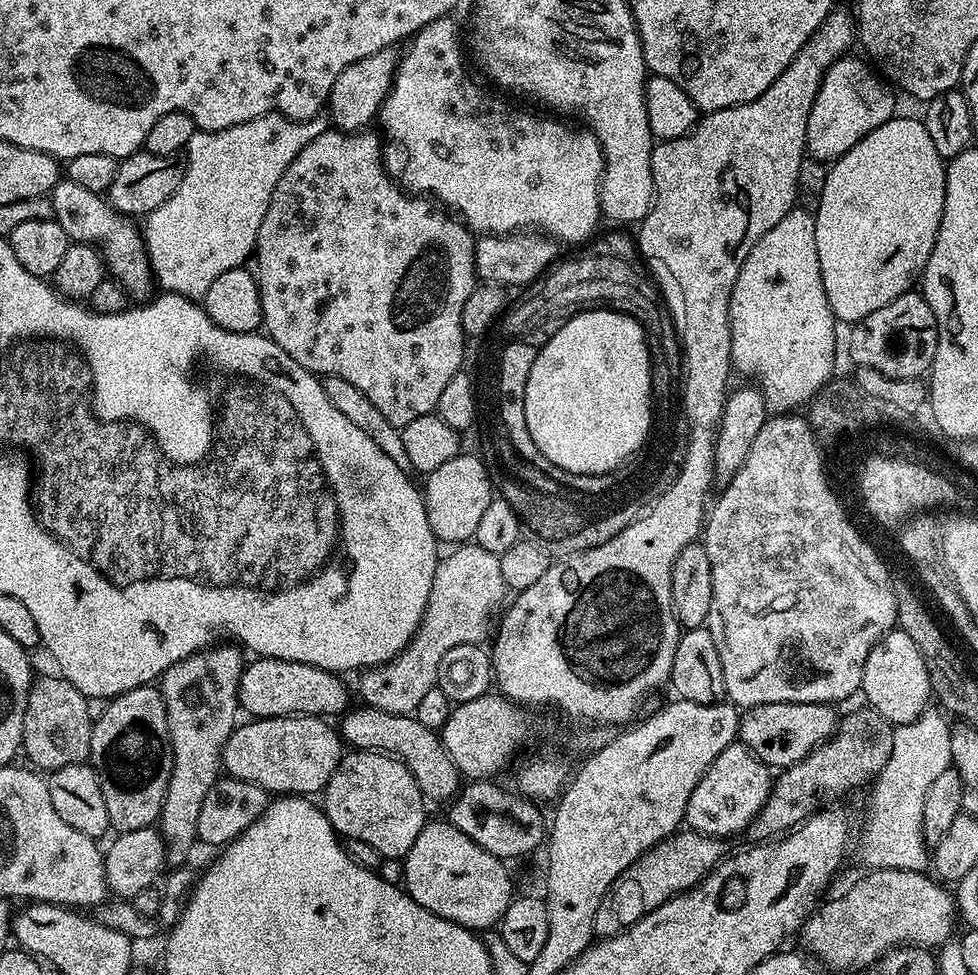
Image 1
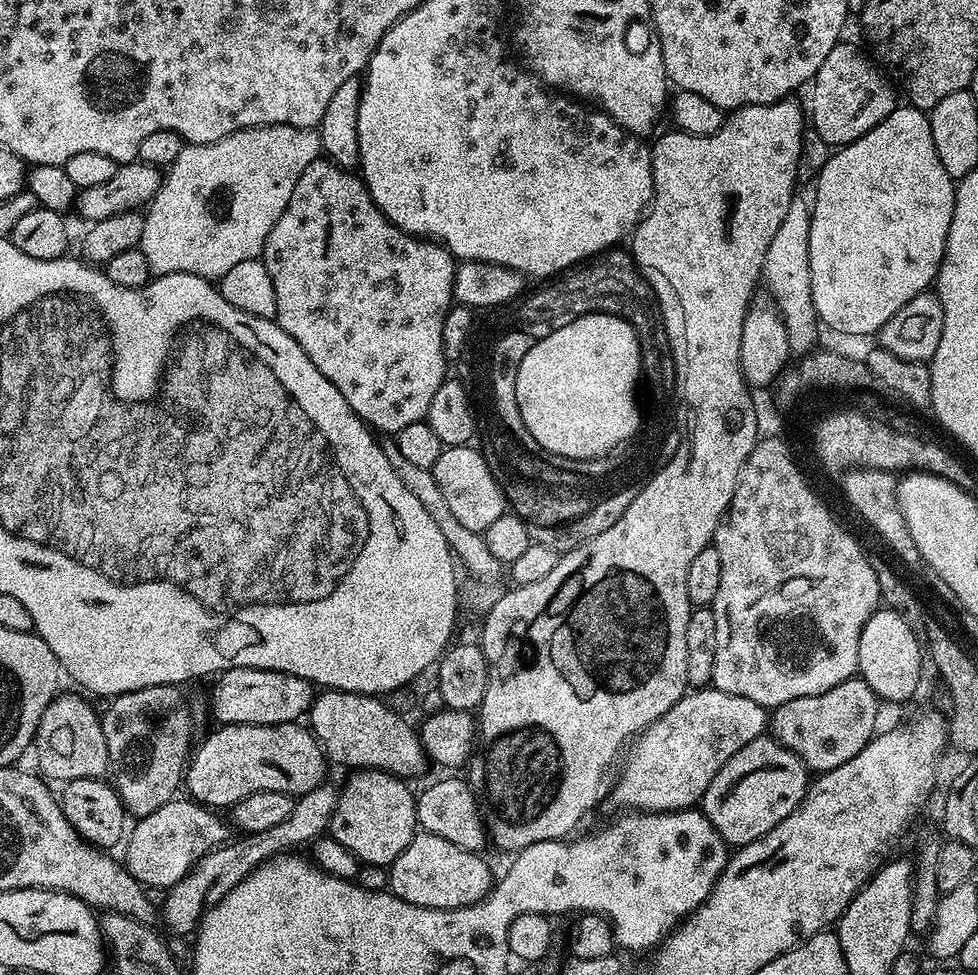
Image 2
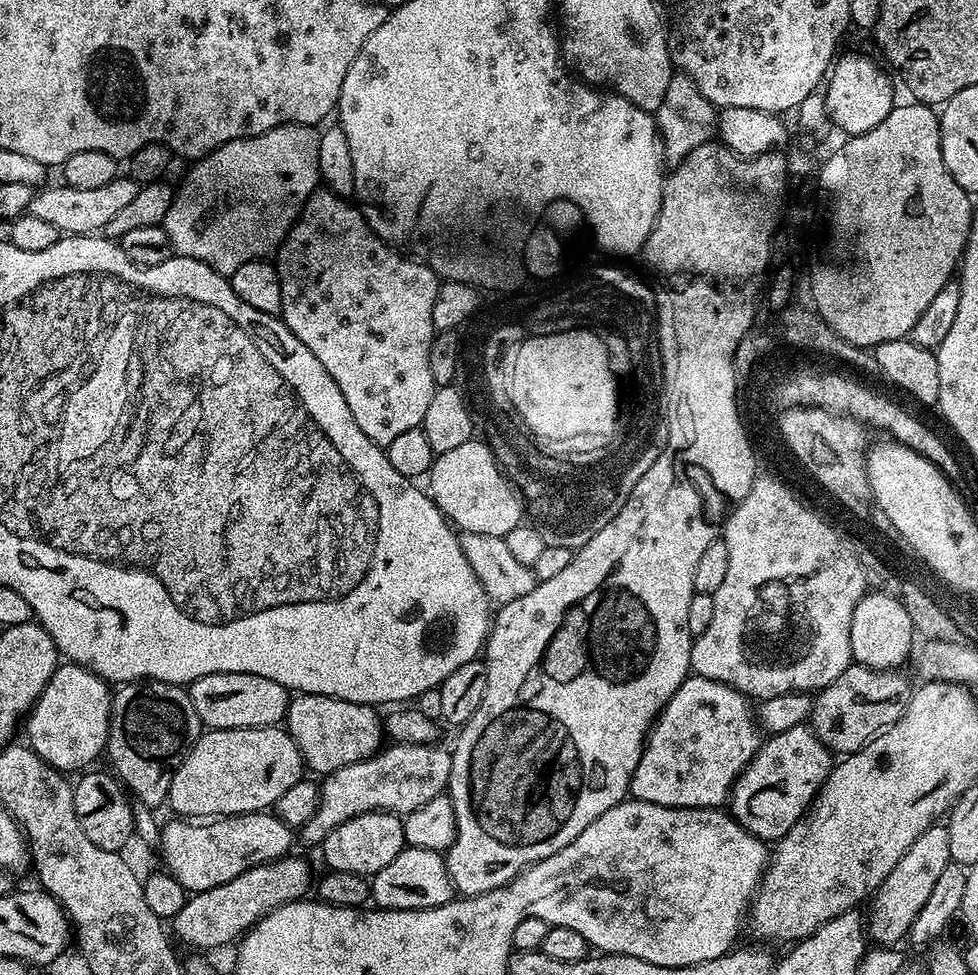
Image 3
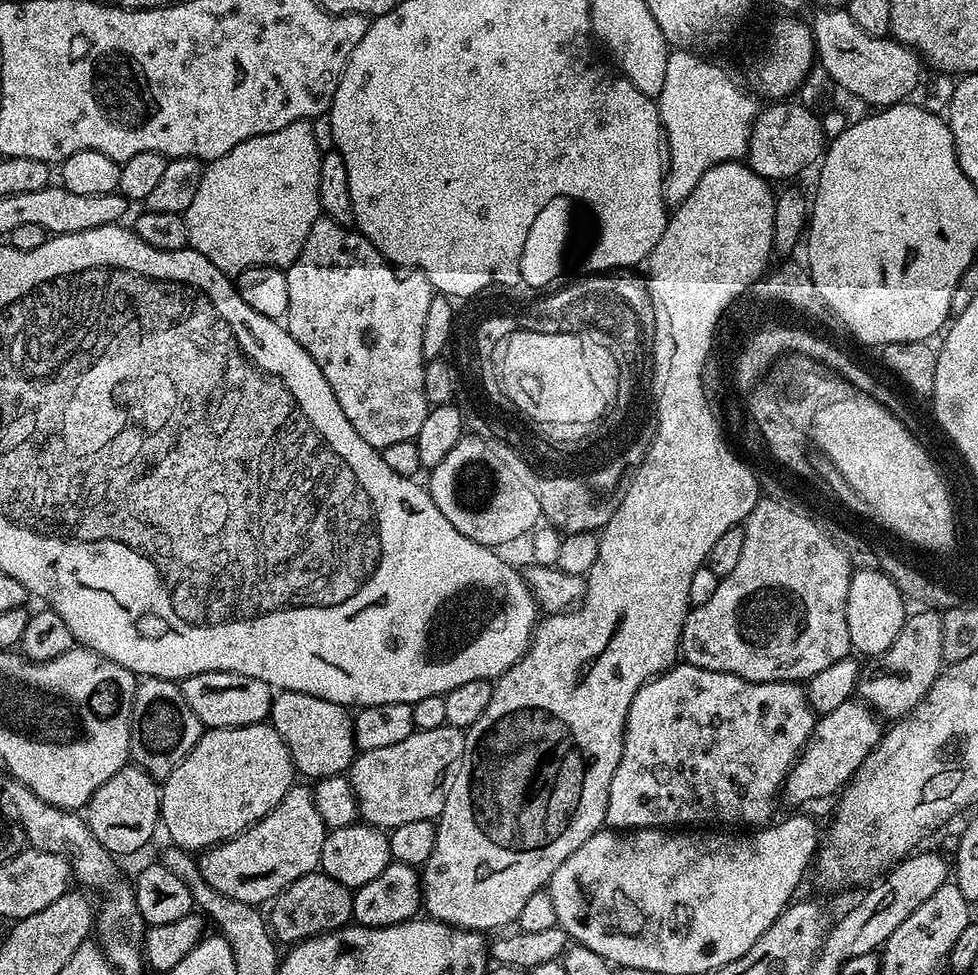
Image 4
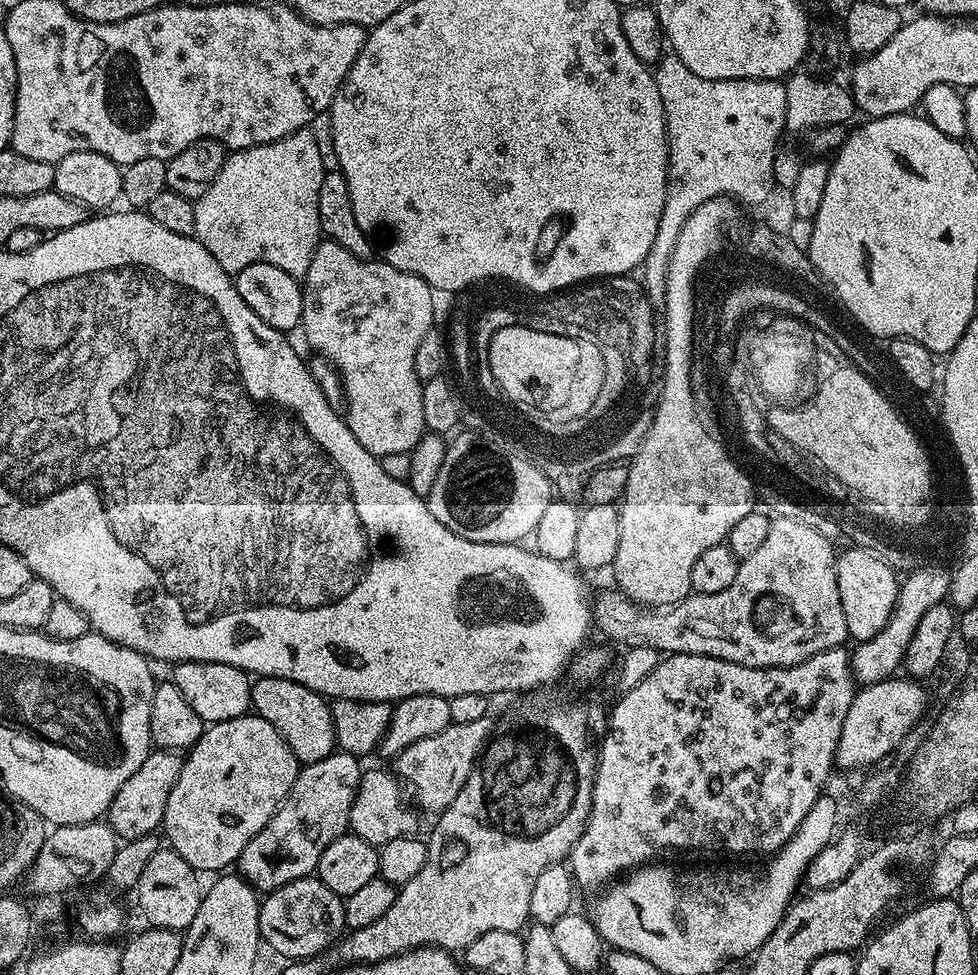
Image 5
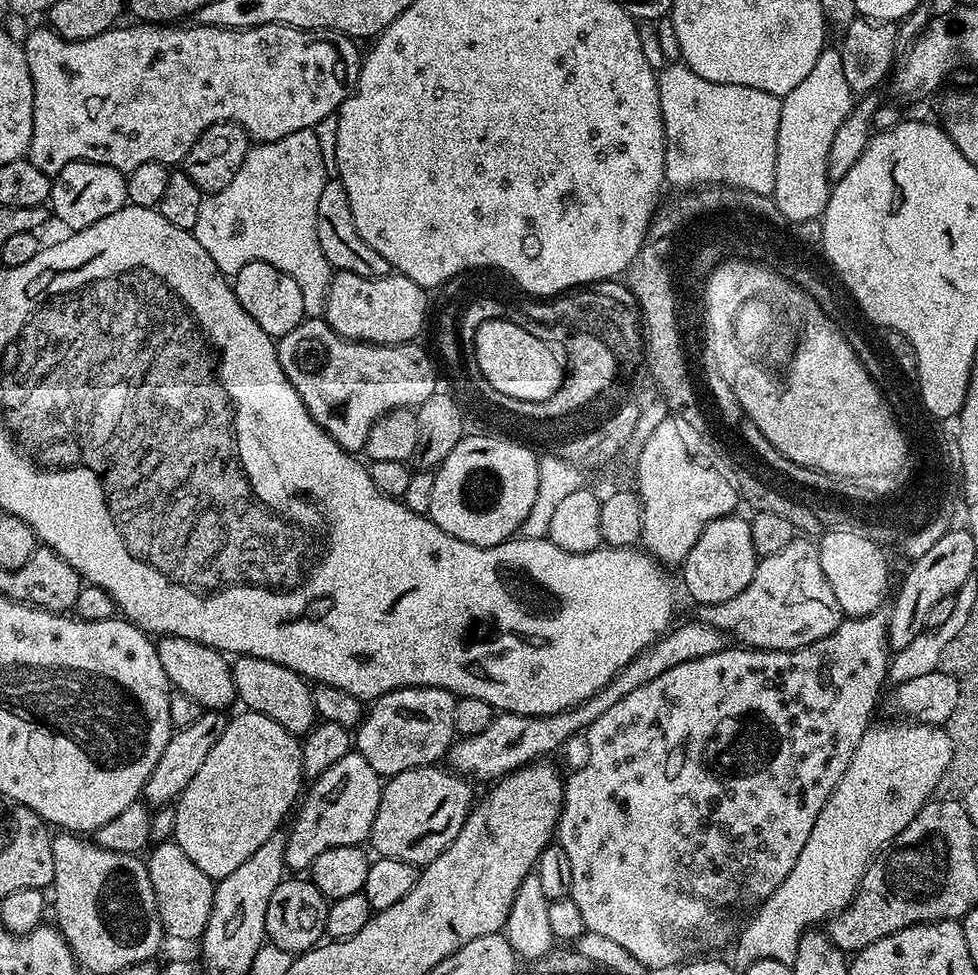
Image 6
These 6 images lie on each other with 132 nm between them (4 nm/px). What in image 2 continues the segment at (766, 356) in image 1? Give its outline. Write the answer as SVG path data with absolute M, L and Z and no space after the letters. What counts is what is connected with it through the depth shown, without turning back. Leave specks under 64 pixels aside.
M800 194L793 195L790 202L790 210L786 210L786 218L782 226L778 226L778 234L774 234L774 242L770 242L770 250L764 259L764 270L762 273L763 283L768 283L767 291L776 306L780 310L780 315L784 317L784 325L788 331L788 347L793 353L807 354L817 347L818 321L814 302L812 301L812 291L810 290L810 222L812 221L812 210L809 201L803 200Z

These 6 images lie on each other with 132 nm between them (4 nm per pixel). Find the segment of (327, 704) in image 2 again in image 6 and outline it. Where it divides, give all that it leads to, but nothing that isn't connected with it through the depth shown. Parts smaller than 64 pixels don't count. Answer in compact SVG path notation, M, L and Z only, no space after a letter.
M237 655L231 661L232 677L236 687L236 700L247 711L266 714L266 718L274 718L278 726L282 726L292 736L303 738L316 727L318 717L314 710L314 698L309 681L299 676L294 670L282 666L278 662L270 662L266 658Z

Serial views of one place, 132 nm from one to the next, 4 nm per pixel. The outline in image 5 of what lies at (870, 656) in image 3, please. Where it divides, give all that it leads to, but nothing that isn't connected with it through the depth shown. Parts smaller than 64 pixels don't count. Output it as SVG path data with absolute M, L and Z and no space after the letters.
M849 546L836 557L836 573L838 598L842 598L842 614L846 614L849 637L856 642L874 638L892 617L901 586L898 572L870 549Z

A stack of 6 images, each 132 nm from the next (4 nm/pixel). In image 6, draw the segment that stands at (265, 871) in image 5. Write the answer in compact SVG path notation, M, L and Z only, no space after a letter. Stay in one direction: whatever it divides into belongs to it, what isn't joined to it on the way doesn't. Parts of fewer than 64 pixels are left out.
M355 750L338 758L338 762L334 762L334 766L327 768L321 776L315 777L311 784L312 789L309 790L308 797L306 797L306 792L295 809L294 819L291 821L292 829L287 829L286 832L288 841L286 842L284 863L289 869L311 869L314 858L318 858L318 854L322 854L322 850L334 850L334 846L363 845L371 837L374 814L378 814L382 778L376 773L374 766L370 766L370 762L366 762L366 758L362 758L360 753Z

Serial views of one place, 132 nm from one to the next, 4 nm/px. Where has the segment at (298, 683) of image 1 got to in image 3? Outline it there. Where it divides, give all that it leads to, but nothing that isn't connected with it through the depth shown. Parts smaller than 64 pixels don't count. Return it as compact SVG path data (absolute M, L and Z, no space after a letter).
M215 672L193 680L187 685L188 697L194 702L194 710L198 710L198 718L205 729L217 728L270 728L279 725L287 717L289 689L278 682L270 682L270 678L262 678L258 674L245 672Z

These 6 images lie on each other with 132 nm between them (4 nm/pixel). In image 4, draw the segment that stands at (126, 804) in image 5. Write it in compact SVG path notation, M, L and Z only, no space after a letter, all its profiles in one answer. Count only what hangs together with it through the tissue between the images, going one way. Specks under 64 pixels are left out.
M129 762L114 778L106 778L88 800L86 819L88 828L98 842L117 858L140 852L152 840L160 824L161 785L145 768L137 768Z

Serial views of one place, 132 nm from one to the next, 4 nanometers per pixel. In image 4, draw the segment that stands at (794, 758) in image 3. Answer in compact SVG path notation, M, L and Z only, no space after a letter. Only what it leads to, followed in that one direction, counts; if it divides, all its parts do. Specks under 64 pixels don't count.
M853 698L842 702L838 710L823 713L817 719L814 730L800 751L796 765L788 771L782 785L782 796L792 804L808 804L823 796L839 793L853 774L866 762L866 758L878 746L882 735L882 720L867 704Z

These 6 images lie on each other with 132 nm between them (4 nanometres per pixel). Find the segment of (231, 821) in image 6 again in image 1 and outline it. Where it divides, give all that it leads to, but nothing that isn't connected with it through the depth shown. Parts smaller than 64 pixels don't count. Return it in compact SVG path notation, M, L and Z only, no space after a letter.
M265 716L247 722L232 729L224 747L222 768L229 777L256 783L269 794L308 798L313 795L311 792L323 793L342 755L342 737L333 725L328 725L331 723L327 719Z

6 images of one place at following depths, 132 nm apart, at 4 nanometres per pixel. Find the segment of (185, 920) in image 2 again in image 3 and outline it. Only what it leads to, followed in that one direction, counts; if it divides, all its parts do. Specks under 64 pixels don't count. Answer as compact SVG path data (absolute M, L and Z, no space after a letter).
M393 743L388 747L362 762L354 762L350 766L342 766L342 770L334 770L323 777L320 789L320 805L318 810L314 810L314 818L310 818L303 828L299 829L299 843L301 840L304 844L320 846L323 845L326 834L330 834L330 830L342 826L342 822L346 822L358 814L366 814L367 812L407 814L418 810L418 806L426 806L426 802L430 802L430 798L438 798L445 795L448 779L450 778L450 766L452 765L452 754L447 747L444 749L436 744L397 743Z

